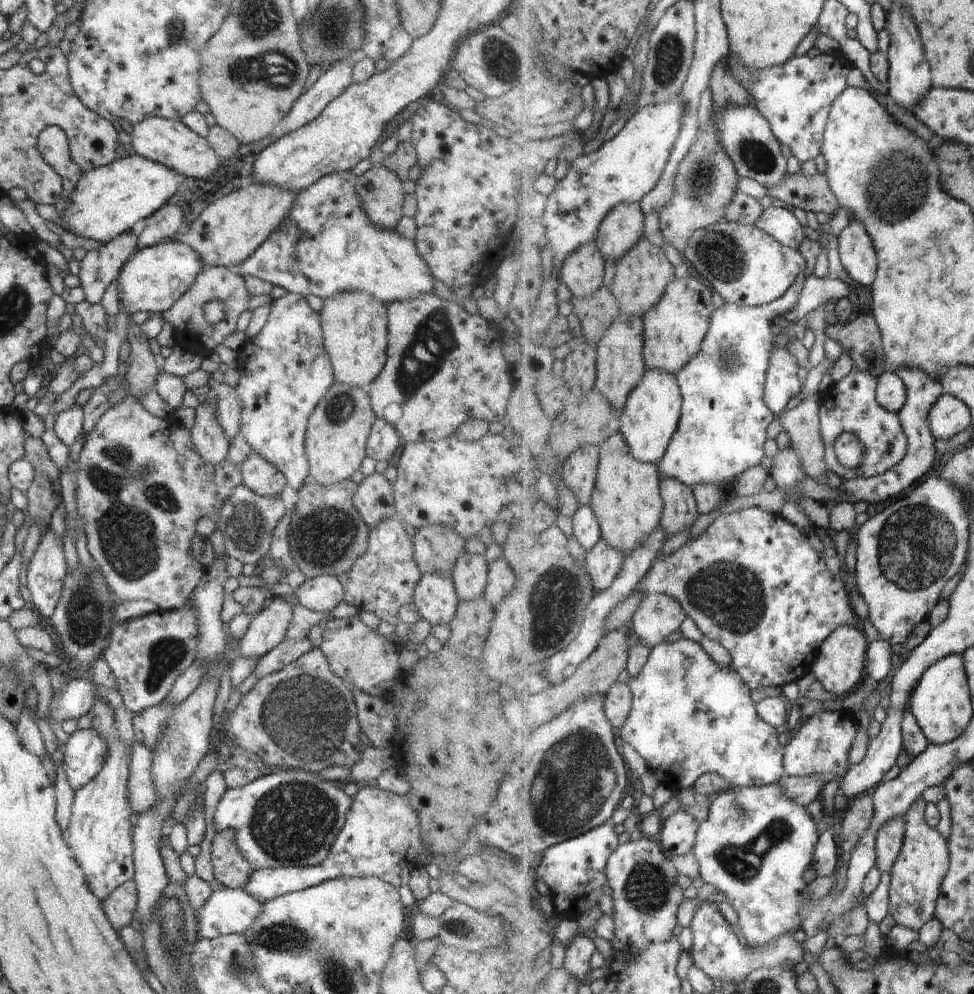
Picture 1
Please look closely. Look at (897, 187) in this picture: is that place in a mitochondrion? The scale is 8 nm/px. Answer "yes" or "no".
yes

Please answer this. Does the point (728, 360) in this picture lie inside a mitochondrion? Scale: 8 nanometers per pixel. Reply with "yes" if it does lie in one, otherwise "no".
yes

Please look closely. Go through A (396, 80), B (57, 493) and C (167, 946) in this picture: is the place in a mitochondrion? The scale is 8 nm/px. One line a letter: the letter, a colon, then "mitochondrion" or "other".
A: other
B: other
C: mitochondrion

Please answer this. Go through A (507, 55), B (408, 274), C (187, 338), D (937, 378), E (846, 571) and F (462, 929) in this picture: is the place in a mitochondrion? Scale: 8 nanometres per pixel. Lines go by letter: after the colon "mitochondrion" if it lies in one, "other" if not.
A: mitochondrion
B: other
C: other
D: other
E: other
F: mitochondrion

